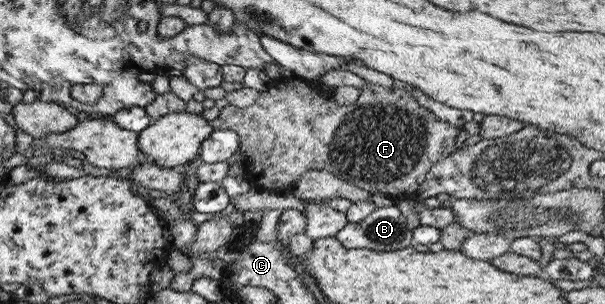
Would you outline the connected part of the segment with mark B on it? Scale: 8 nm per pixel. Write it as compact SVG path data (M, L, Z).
M395 203L386 207L376 207L366 218L360 220L360 222L347 222L334 237L348 250L367 248L386 252L408 247L414 243L411 238L411 230L406 227L404 216L402 216L399 207Z

